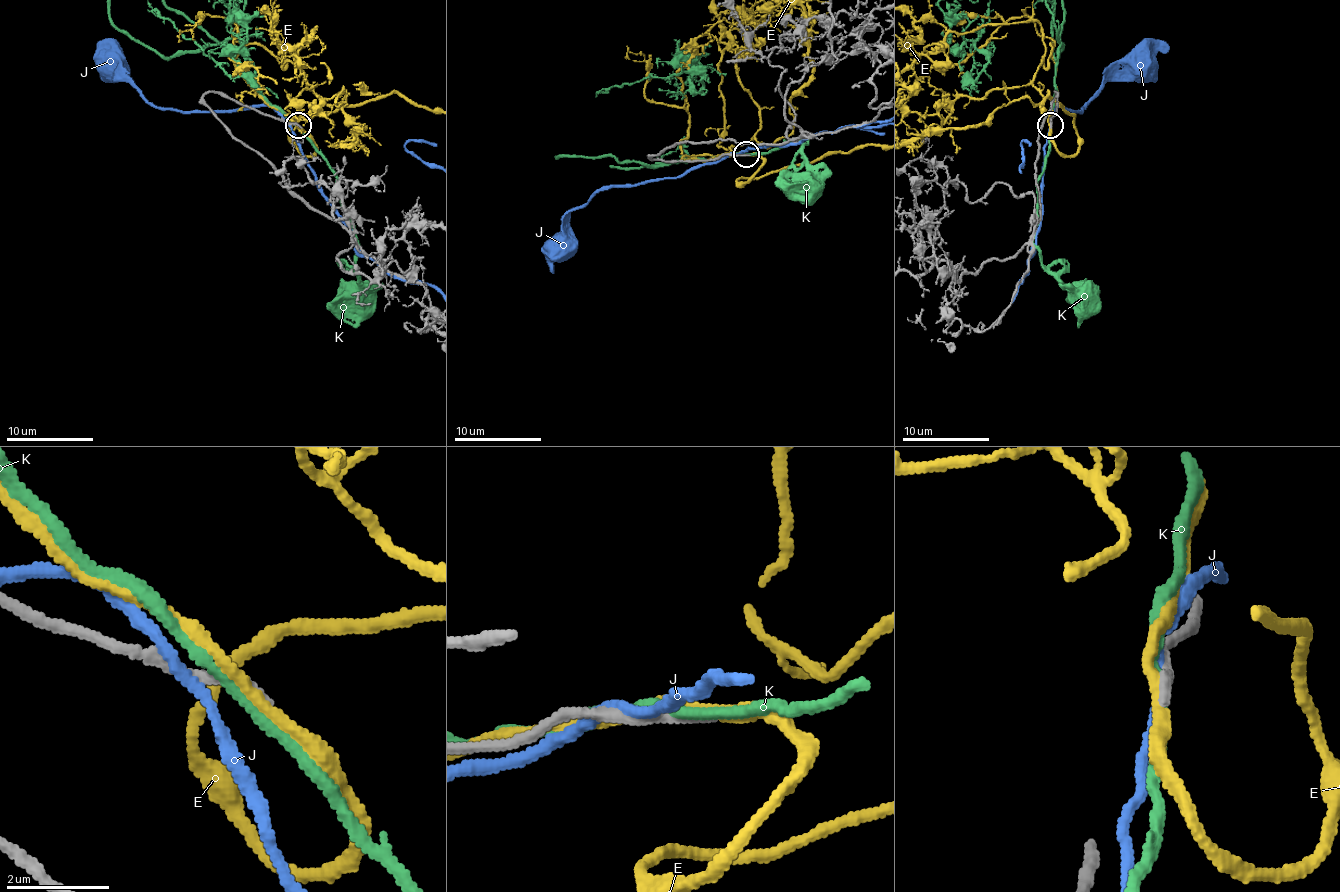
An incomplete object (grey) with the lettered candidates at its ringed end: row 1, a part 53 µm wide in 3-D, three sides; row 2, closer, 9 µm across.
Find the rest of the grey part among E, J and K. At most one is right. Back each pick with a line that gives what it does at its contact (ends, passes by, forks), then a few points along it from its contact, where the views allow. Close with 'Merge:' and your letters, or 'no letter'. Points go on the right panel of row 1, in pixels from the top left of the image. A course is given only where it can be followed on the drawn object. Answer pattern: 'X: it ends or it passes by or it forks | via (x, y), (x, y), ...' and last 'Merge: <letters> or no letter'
E: it passes by
Merge: E

